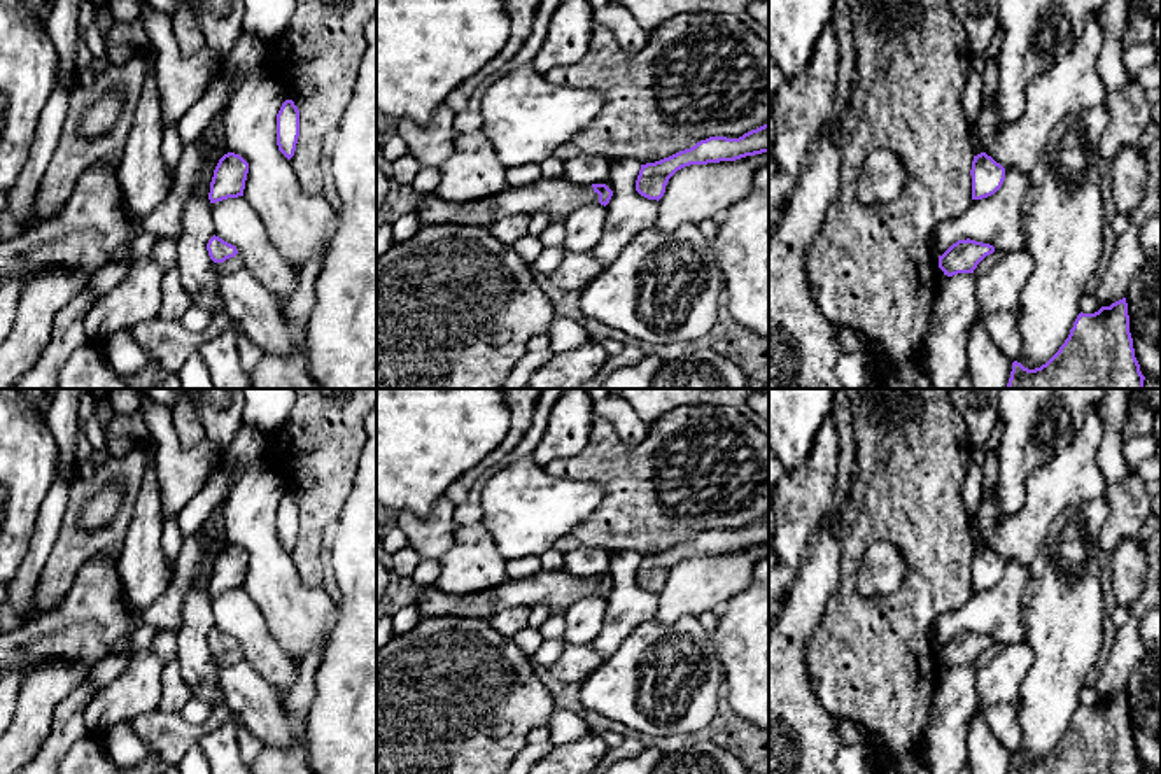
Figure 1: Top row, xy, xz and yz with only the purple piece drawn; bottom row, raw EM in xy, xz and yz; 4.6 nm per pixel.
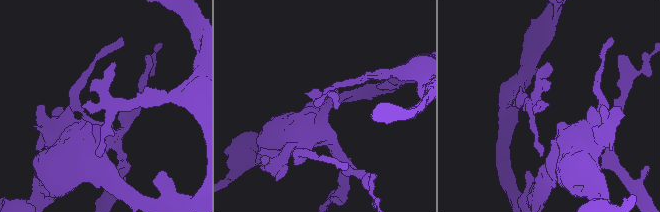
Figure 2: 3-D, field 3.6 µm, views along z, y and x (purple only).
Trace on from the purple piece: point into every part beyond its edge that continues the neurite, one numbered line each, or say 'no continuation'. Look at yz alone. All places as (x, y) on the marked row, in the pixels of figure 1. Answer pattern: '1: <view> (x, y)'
1: yz (972, 98)

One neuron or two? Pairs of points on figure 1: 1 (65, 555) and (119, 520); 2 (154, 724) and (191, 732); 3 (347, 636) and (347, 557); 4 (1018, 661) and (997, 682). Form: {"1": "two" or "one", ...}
{"1": "one", "2": "one", "3": "one", "4": "one"}

